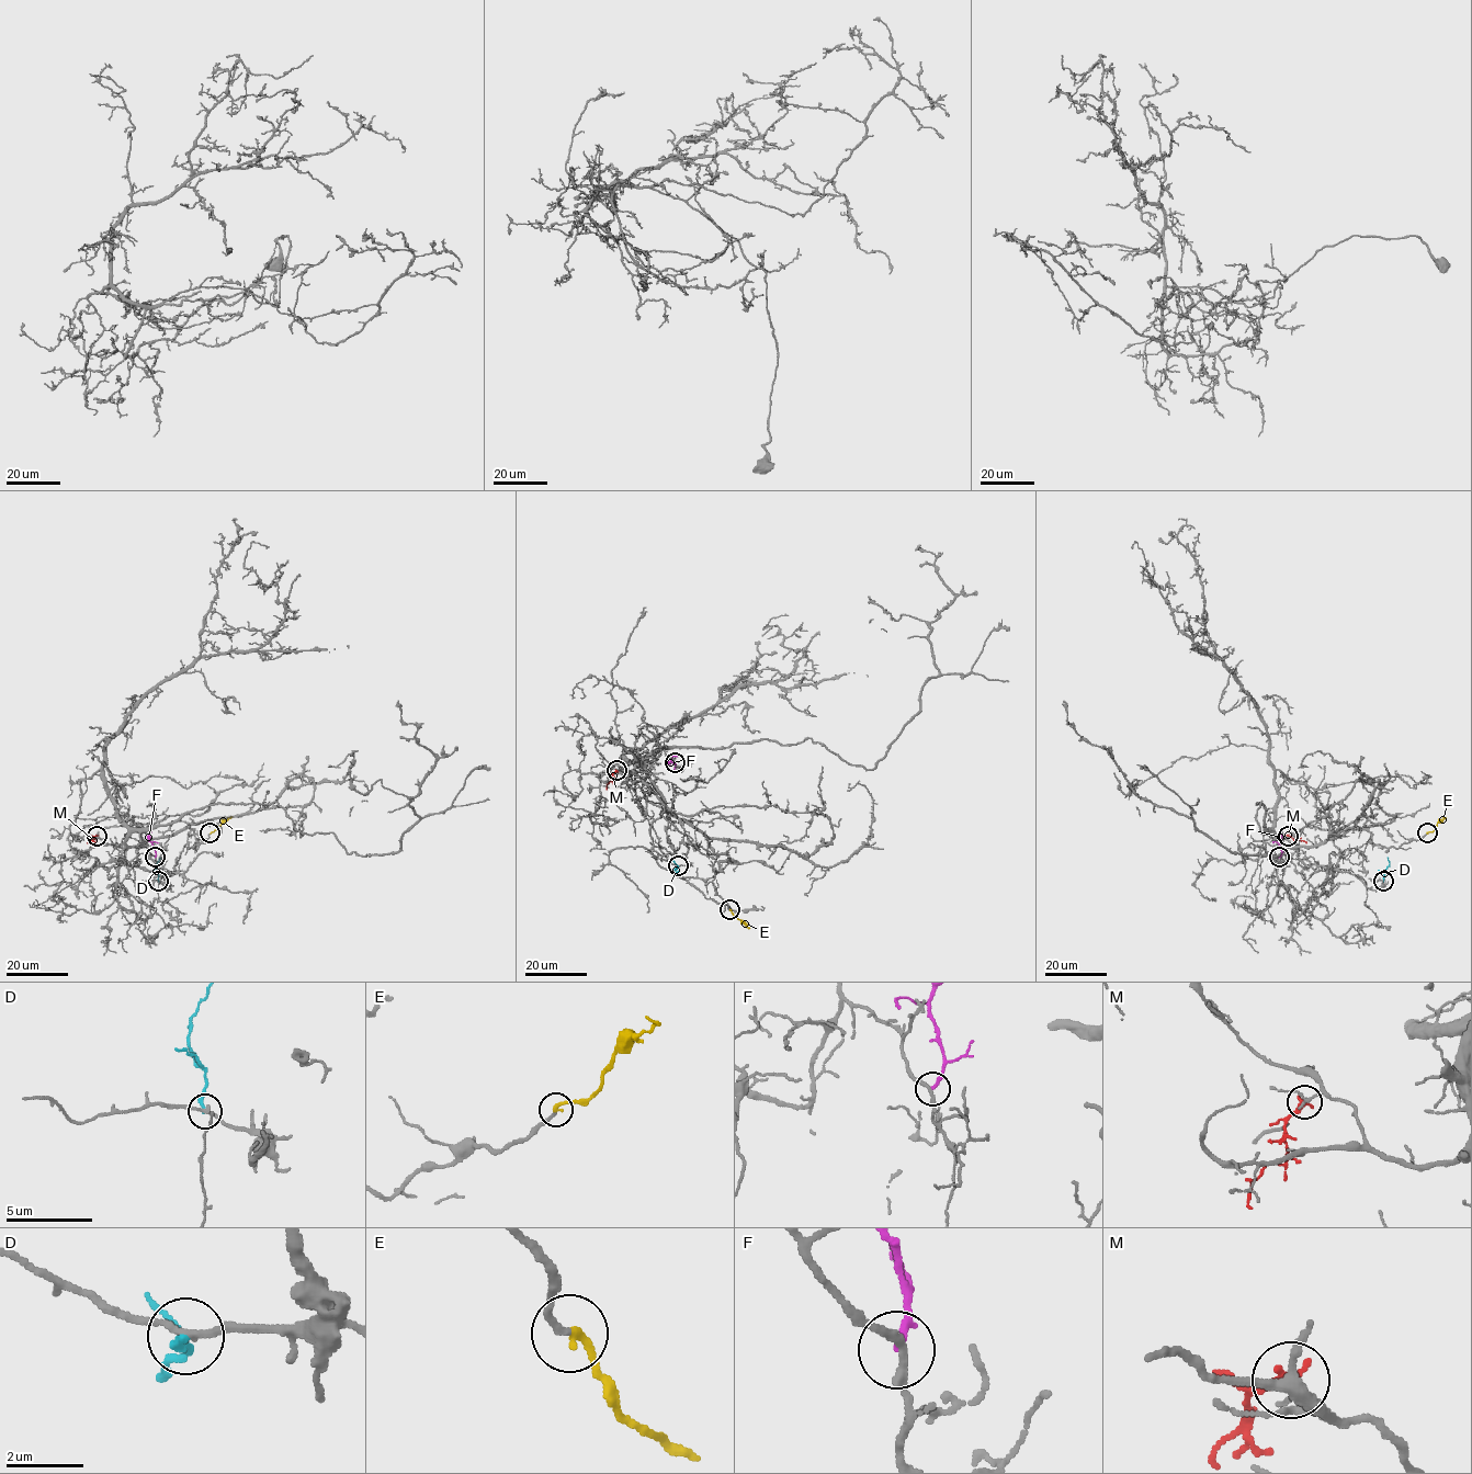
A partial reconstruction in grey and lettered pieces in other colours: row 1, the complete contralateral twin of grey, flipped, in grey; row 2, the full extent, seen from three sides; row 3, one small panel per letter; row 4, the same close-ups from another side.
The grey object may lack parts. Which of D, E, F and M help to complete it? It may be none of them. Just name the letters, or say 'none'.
E

